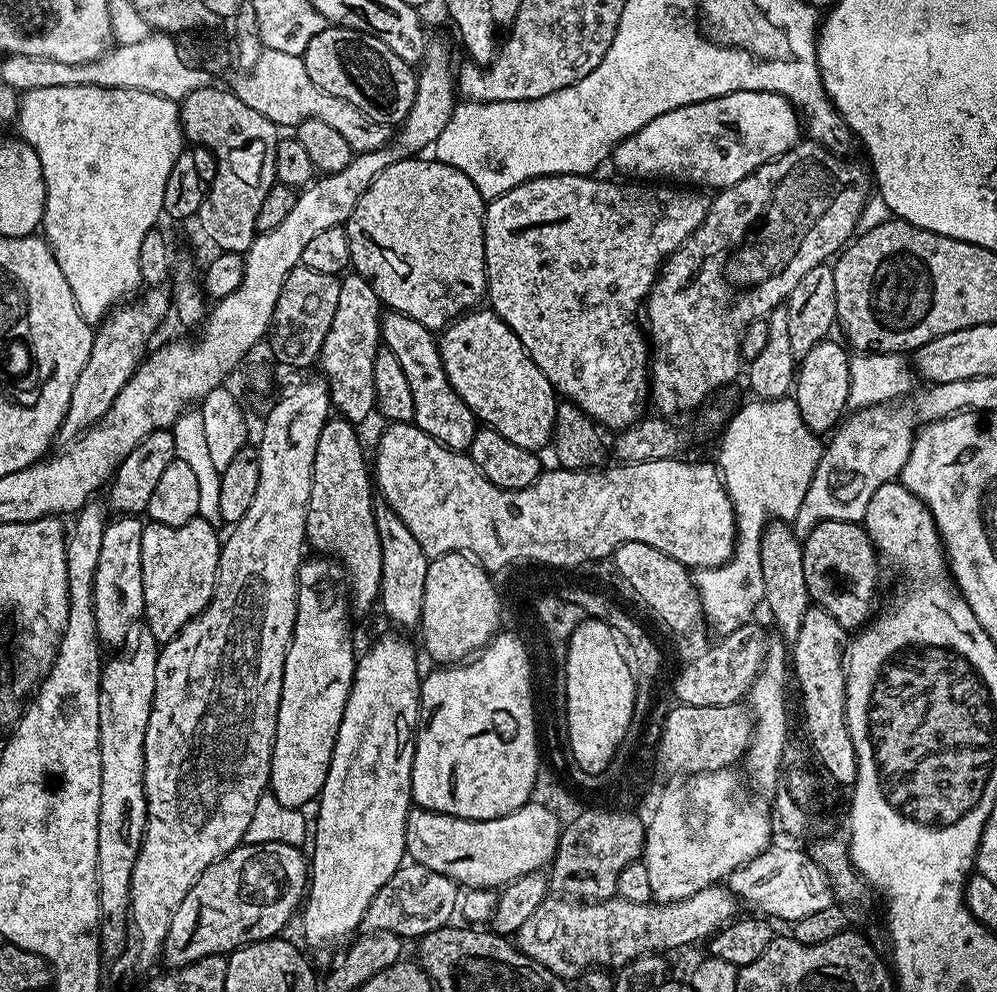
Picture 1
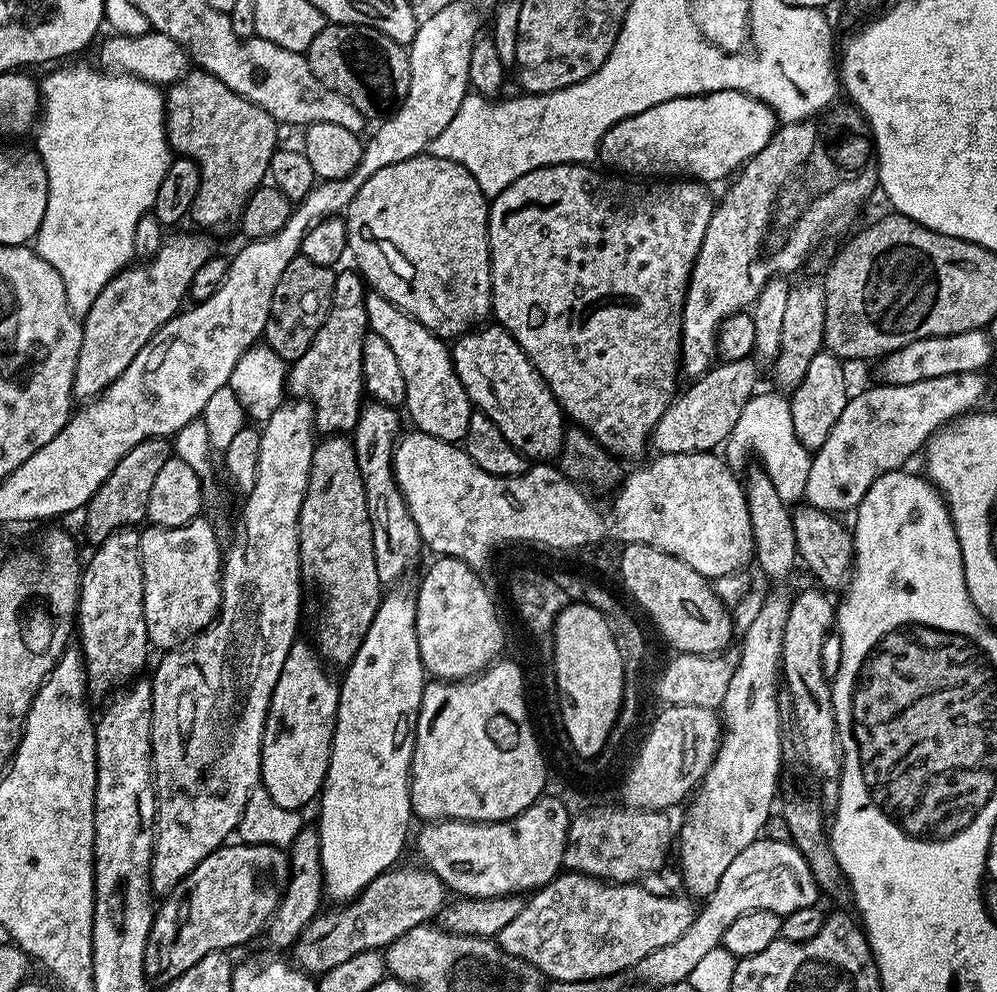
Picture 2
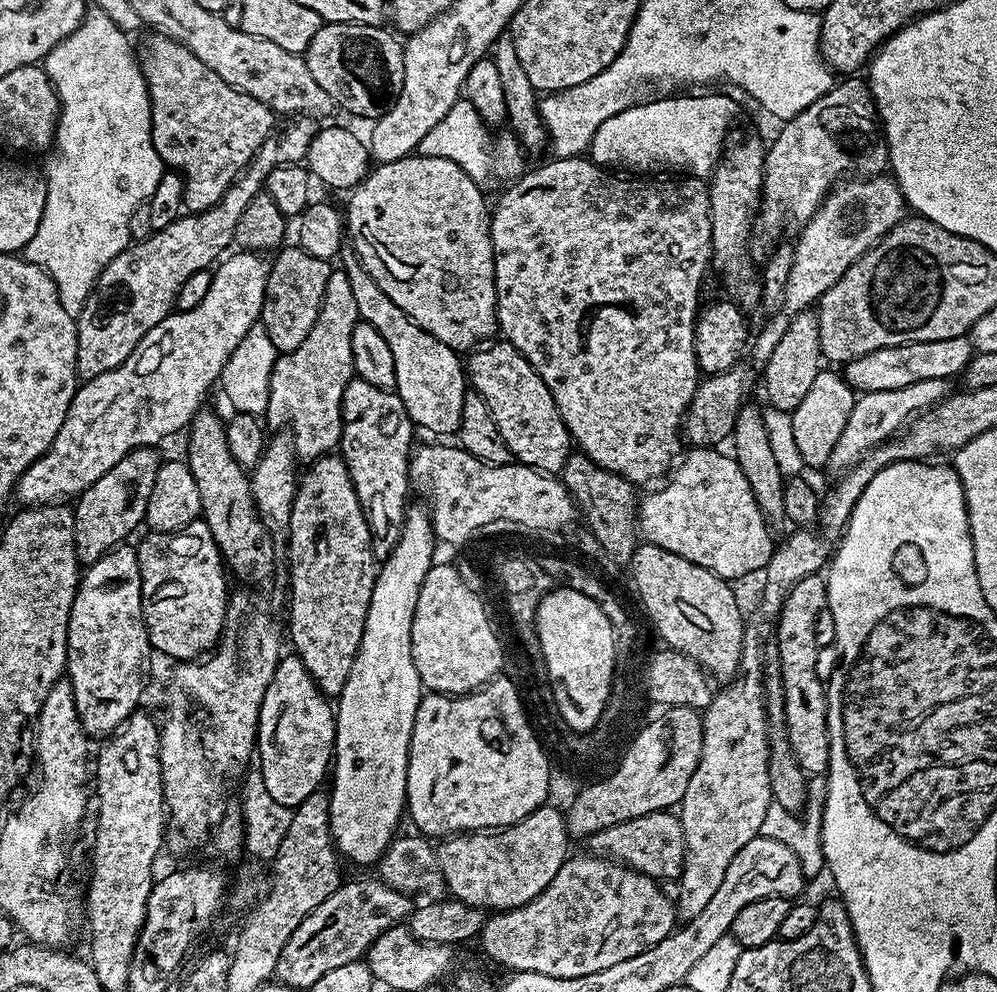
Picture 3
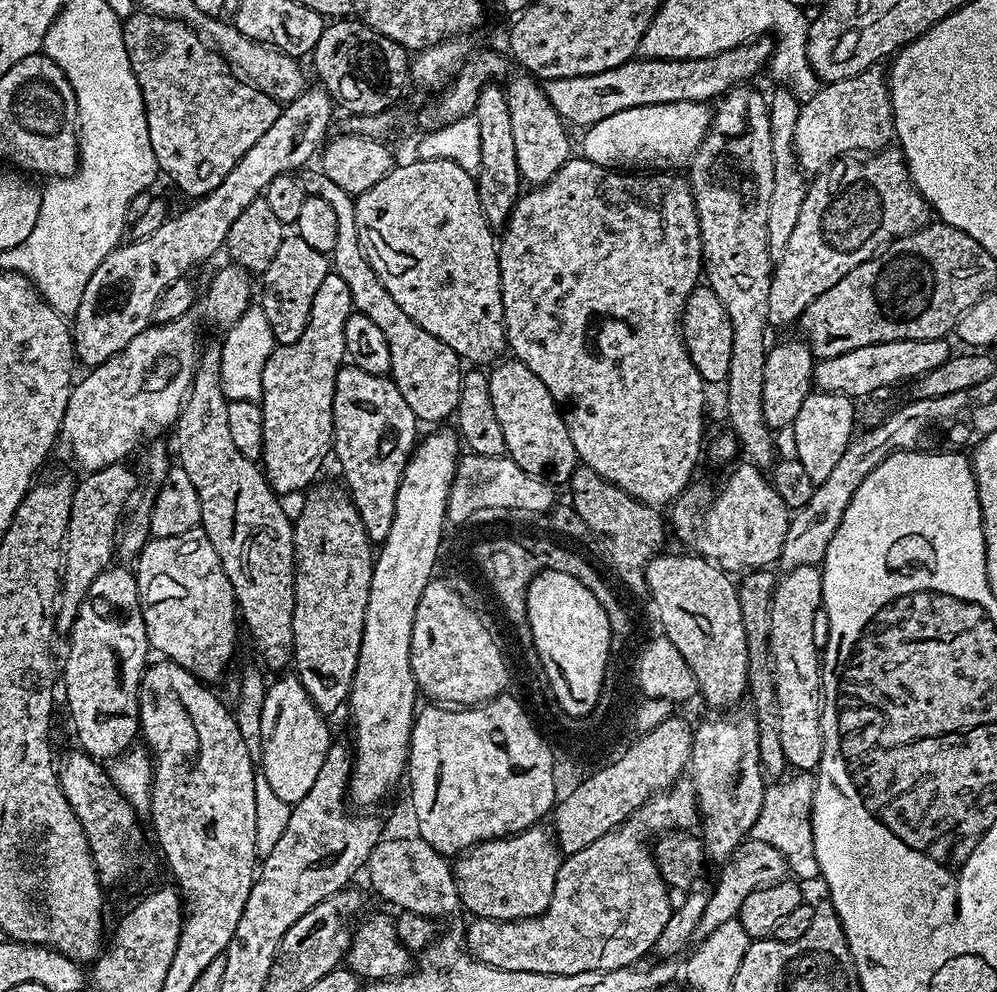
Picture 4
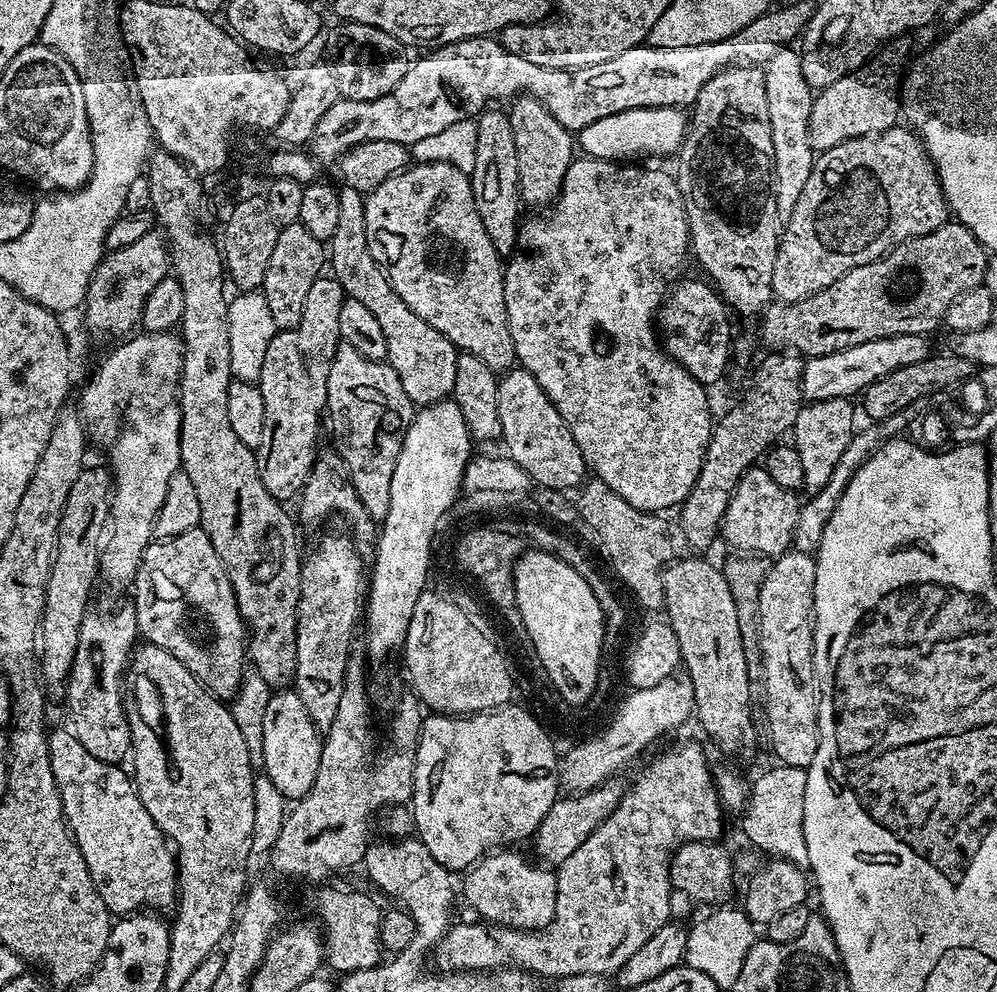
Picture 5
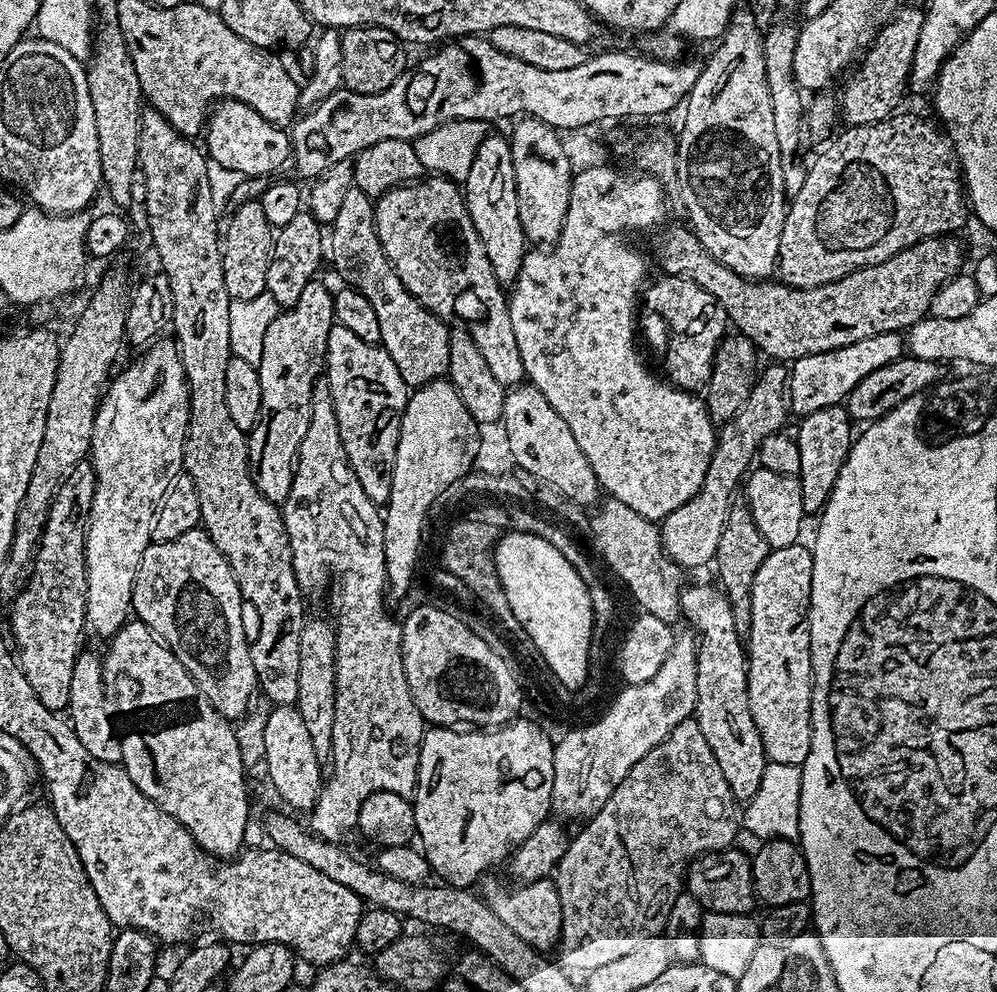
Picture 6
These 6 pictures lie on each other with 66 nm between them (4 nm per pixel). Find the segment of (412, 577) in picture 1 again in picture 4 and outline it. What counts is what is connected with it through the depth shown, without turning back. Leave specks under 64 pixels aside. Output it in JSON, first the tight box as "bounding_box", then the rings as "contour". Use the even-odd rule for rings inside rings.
{"bounding_box":[332,366,417,542],"contour":[[[351,366],[341,367],[334,386],[332,446],[334,460],[344,471],[343,483],[352,504],[362,518],[369,541],[383,542],[394,518],[394,506],[404,466],[417,443],[416,415],[406,406],[406,398],[388,376],[366,374]]]}

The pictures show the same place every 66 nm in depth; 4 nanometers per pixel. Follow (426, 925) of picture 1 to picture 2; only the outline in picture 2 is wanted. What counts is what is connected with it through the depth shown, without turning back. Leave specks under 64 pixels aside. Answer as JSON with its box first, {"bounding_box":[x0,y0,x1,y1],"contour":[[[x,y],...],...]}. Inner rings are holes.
{"bounding_box":[295,867,446,974],"contour":[[[393,867],[374,878],[374,882],[363,888],[356,899],[333,907],[336,908],[333,912],[324,910],[317,914],[296,938],[295,967],[309,974],[323,974],[334,970],[334,966],[342,966],[342,962],[354,958],[354,954],[383,950],[406,934],[406,930],[435,921],[446,903],[443,882],[427,867],[400,867]]]}

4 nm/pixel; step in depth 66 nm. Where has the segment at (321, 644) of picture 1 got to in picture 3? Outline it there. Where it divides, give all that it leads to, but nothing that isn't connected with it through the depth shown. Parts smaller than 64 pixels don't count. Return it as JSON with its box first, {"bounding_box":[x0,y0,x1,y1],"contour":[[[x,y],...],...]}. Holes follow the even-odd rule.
{"bounding_box":[255,654,336,810],"contour":[[[295,654],[285,655],[280,661],[276,663],[276,669],[274,670],[274,678],[270,682],[270,686],[266,690],[266,694],[262,698],[262,706],[260,707],[260,717],[258,718],[258,726],[256,727],[256,746],[255,751],[260,752],[260,763],[258,763],[258,769],[262,774],[262,779],[266,782],[266,789],[270,792],[271,797],[275,801],[280,802],[282,806],[286,806],[291,810],[295,810],[302,801],[306,798],[310,798],[310,794],[314,794],[321,787],[320,783],[325,783],[326,777],[330,772],[330,765],[334,760],[334,753],[336,750],[336,713],[333,705],[330,703],[329,697],[325,696],[321,692],[318,685],[314,682],[314,678],[310,678],[310,674],[306,670],[306,666],[300,661],[299,656]]]}

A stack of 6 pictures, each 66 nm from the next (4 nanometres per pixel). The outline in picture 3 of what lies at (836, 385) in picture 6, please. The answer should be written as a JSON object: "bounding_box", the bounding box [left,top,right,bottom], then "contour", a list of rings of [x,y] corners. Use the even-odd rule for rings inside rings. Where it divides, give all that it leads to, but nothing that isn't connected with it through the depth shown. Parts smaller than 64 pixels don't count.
{"bounding_box":[842,336,973,394],"contour":[[[968,336],[914,342],[874,350],[874,354],[862,354],[862,358],[843,365],[842,375],[848,381],[848,385],[860,394],[878,390],[898,390],[902,386],[914,386],[914,382],[922,382],[926,378],[948,380],[954,375],[957,377],[972,361],[973,355],[972,341]]]}

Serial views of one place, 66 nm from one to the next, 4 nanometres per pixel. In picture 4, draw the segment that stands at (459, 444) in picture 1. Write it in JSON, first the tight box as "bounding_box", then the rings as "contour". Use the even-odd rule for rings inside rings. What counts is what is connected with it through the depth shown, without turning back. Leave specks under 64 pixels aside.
{"bounding_box":[297,167,462,421],"contour":[[[312,167],[302,168],[297,175],[297,180],[308,195],[321,196],[326,202],[330,202],[330,207],[338,218],[338,234],[330,253],[330,264],[346,281],[346,286],[350,286],[353,309],[366,314],[366,318],[371,318],[382,330],[382,334],[386,334],[386,346],[390,346],[390,366],[392,367],[390,379],[398,386],[402,398],[406,398],[406,406],[410,406],[417,421],[444,420],[447,416],[449,419],[458,406],[462,375],[460,357],[454,354],[454,350],[450,350],[450,346],[446,346],[446,342],[422,330],[422,326],[418,326],[418,322],[409,318],[402,310],[402,306],[398,306],[398,302],[390,298],[386,286],[382,286],[374,266],[370,266],[358,242],[355,199],[346,190],[342,190],[342,186],[330,182],[330,178],[326,178],[319,167]]]}

